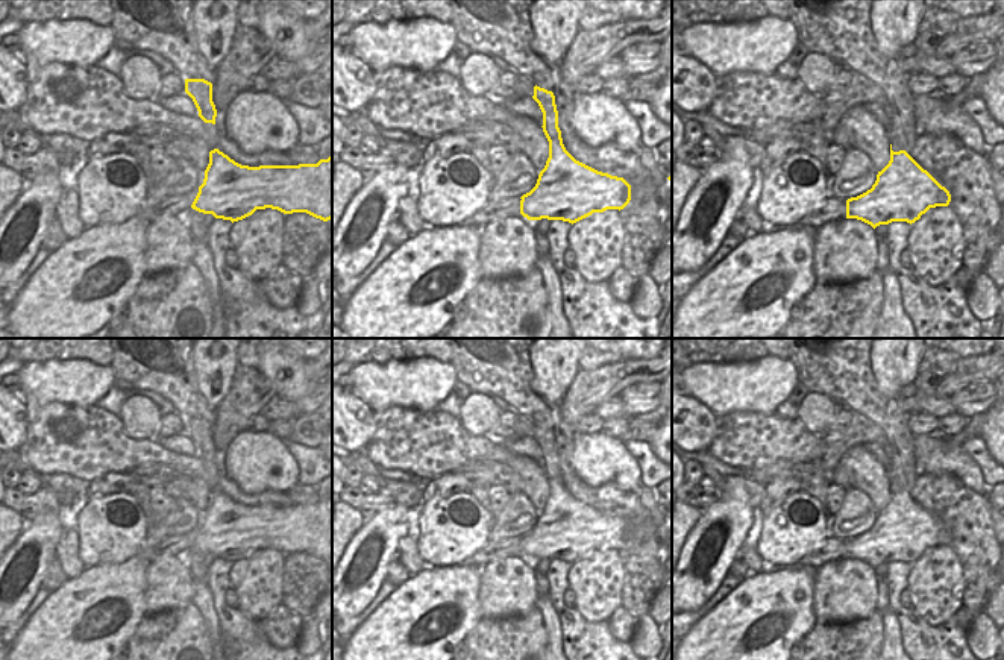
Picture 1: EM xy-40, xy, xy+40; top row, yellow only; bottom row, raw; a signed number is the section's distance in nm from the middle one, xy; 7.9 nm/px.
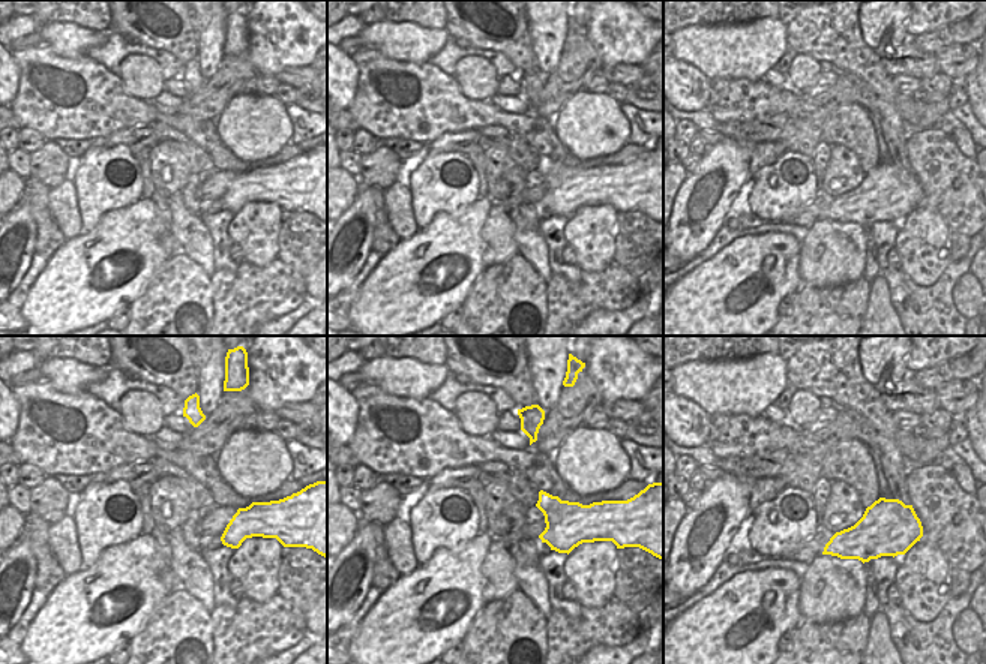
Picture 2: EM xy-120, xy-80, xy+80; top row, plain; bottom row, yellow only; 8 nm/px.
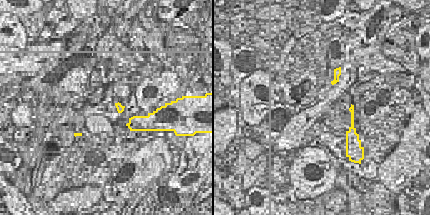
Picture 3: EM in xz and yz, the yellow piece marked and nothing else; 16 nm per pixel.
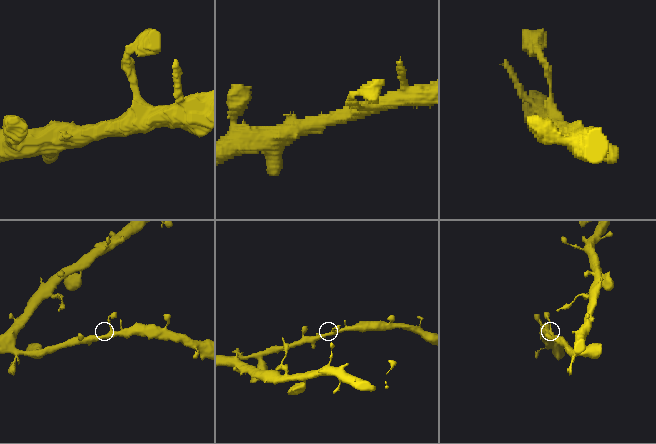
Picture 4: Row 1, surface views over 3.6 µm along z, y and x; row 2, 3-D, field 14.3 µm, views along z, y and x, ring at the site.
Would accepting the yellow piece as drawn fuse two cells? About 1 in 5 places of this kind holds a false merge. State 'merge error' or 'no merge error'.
no merge error

